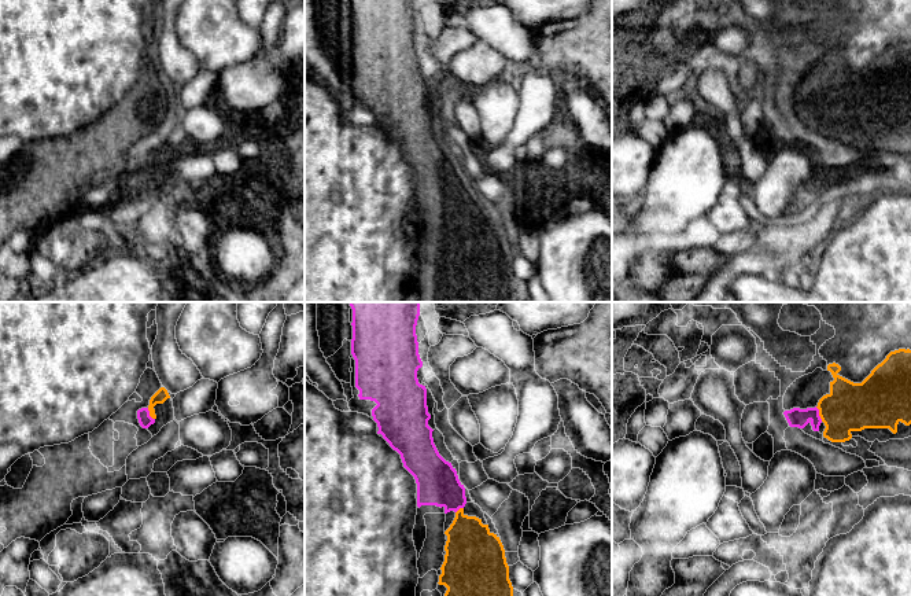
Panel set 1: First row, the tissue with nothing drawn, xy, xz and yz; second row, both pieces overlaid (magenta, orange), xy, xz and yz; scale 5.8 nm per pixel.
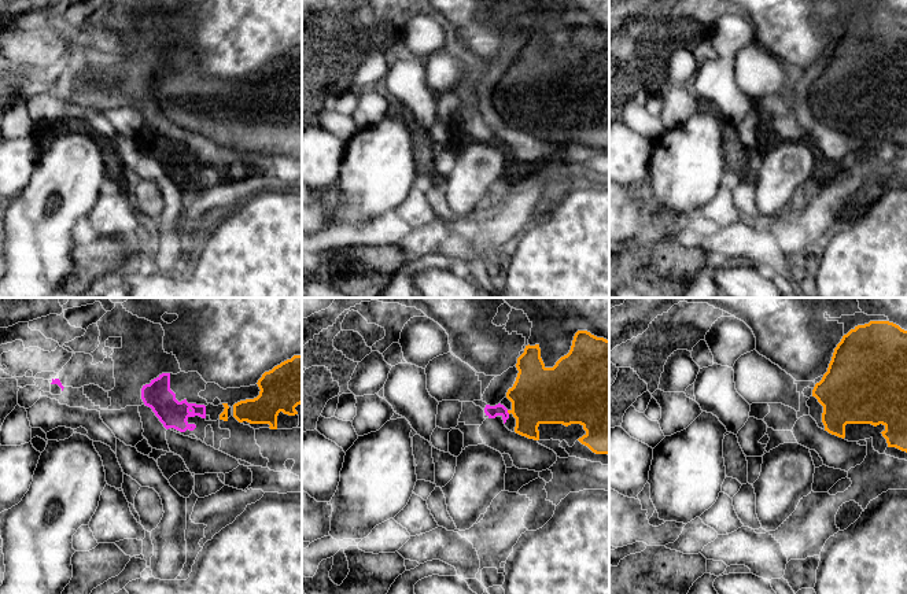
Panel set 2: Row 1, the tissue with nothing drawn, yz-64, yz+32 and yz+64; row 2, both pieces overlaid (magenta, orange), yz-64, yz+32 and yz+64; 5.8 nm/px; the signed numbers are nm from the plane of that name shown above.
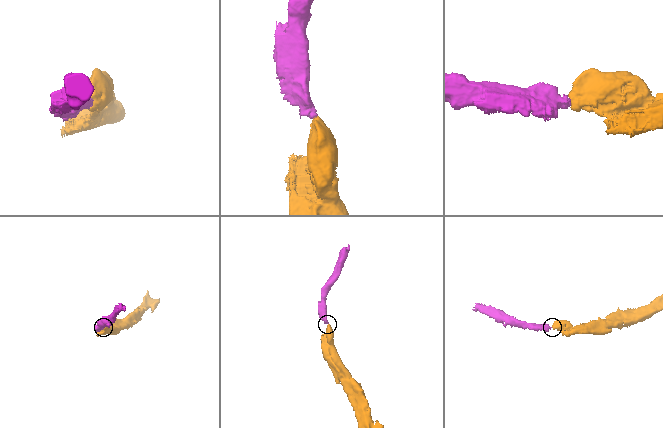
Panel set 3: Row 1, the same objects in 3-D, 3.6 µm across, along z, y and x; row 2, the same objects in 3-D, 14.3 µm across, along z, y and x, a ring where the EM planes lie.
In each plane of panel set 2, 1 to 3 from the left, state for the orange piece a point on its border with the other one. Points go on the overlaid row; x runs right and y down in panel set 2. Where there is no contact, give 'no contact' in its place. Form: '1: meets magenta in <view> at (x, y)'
1: no contact
2: meets magenta in yz+32 at (507, 412)
3: no contact

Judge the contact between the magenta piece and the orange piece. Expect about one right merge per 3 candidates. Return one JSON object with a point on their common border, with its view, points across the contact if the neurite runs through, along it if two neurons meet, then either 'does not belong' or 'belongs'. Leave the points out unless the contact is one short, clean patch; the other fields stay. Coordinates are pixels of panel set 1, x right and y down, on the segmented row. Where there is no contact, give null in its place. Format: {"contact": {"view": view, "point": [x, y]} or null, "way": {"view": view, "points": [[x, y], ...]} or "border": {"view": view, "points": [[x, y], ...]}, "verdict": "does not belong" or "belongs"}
{"contact": {"view": "yz", "point": [818, 414]}, "way": {"view": "yz", "points": [[799, 418], [818, 414], [843, 411], [849, 407]]}, "verdict": "belongs"}

